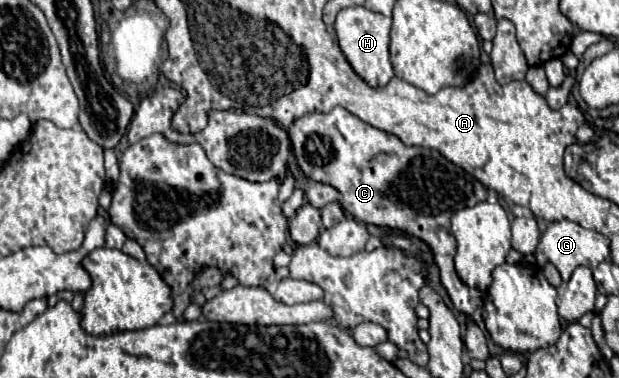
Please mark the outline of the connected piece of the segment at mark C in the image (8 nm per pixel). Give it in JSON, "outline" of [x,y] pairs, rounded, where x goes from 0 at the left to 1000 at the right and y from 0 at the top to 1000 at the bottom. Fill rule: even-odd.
{"outline":[[[553,283],[536,288],[533,299],[498,299],[485,315],[478,315],[465,336],[468,378],[475,394],[475,410],[481,421],[485,447],[494,468],[530,484],[540,500],[553,511],[553,548],[556,558],[569,563],[575,579],[601,595],[630,601],[669,627],[679,627],[688,638],[701,669],[701,690],[711,706],[711,738],[717,759],[724,765],[724,780],[733,802],[733,812],[753,833],[763,833],[774,810],[780,807],[780,778],[769,762],[759,762],[740,722],[733,717],[733,675],[737,675],[737,632],[730,632],[730,595],[727,579],[743,548],[759,548],[785,526],[785,500],[759,468],[750,447],[740,437],[721,426],[708,399],[685,394],[685,389],[656,389],[640,357],[614,347],[588,320],[582,320],[575,304],[562,299]]]}

